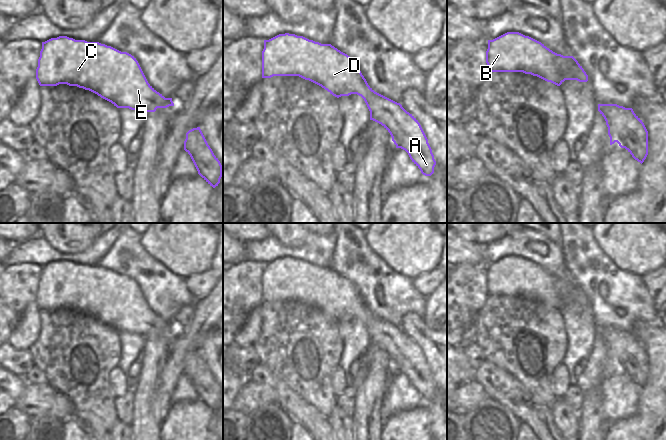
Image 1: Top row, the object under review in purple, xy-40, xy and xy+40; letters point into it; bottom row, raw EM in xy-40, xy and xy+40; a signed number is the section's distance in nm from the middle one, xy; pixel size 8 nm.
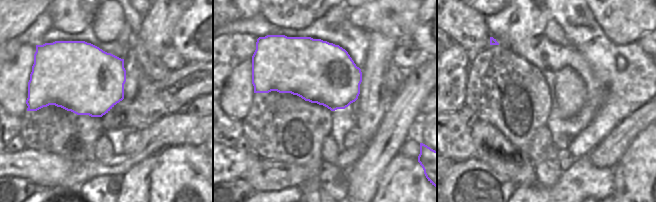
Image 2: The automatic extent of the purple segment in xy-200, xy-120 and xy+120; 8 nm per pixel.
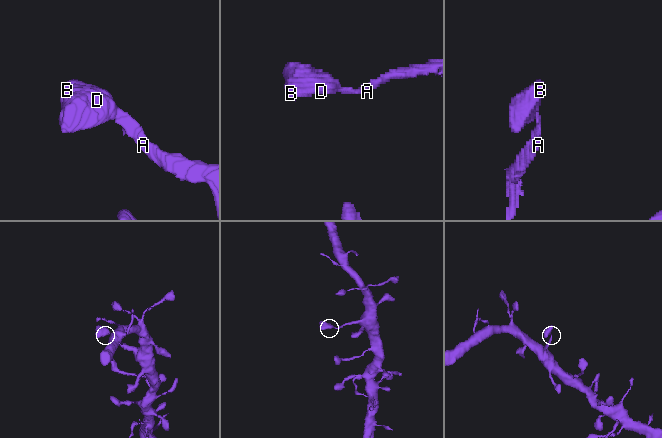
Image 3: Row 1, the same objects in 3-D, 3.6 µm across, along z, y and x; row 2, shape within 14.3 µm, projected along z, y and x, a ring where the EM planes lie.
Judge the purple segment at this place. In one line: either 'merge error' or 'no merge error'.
no merge error

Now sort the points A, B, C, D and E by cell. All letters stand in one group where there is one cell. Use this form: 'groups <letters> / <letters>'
groups A B C D E

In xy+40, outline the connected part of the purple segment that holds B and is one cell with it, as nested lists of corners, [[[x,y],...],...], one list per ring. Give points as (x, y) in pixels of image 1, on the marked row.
[[[519,32],[488,40],[488,72],[523,72],[560,86],[565,80],[587,82],[588,75],[573,56],[563,56]]]

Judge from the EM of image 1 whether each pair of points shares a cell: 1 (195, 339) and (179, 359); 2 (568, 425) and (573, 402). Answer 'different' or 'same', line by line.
1: same
2: different

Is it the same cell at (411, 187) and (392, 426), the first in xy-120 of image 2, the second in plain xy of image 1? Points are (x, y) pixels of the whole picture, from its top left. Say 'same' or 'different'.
same

